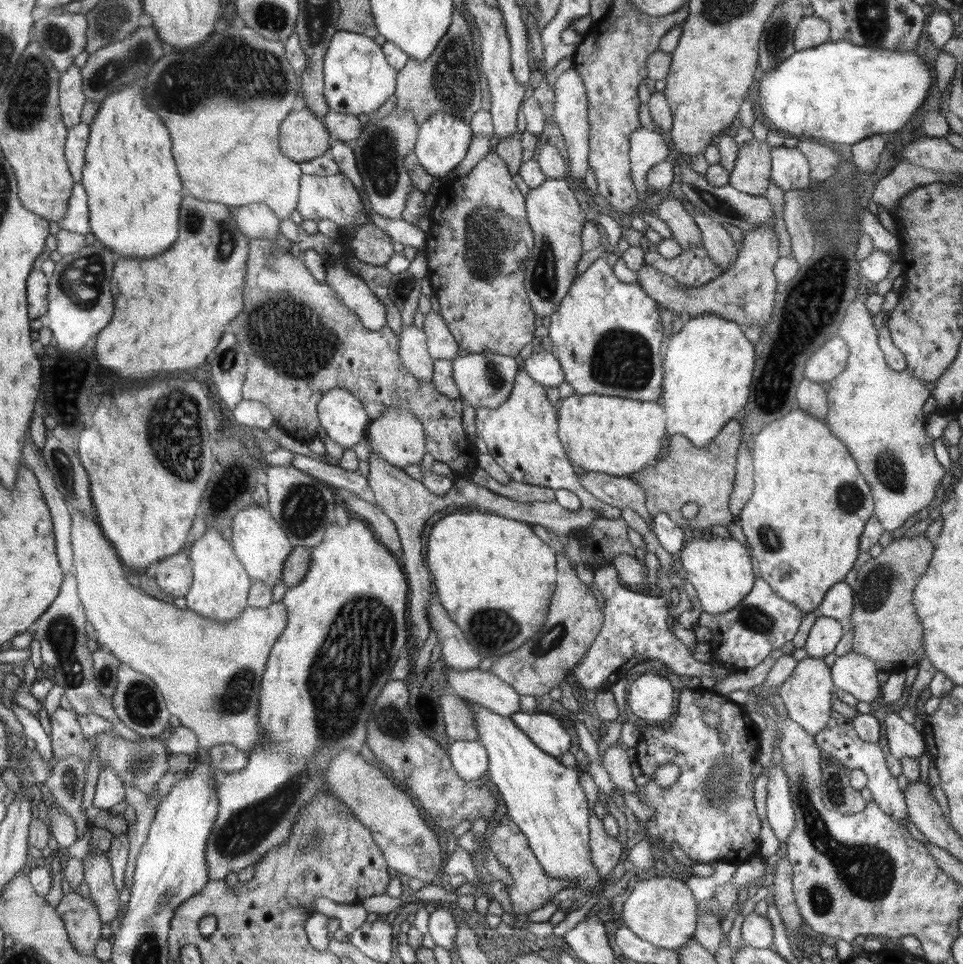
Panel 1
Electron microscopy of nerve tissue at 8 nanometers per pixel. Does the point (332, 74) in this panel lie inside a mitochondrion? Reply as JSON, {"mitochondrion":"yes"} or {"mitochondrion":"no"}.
{"mitochondrion":"no"}

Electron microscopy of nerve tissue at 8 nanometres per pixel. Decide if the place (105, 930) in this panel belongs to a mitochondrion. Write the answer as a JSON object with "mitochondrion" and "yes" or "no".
{"mitochondrion":"no"}

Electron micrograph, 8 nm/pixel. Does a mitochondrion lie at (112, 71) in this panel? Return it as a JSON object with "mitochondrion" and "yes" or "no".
{"mitochondrion":"yes"}

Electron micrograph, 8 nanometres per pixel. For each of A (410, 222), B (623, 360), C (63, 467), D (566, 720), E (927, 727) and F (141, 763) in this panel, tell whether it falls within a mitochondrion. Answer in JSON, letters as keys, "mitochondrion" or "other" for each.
{"A":"other","B":"mitochondrion","C":"mitochondrion","D":"other","E":"other","F":"mitochondrion"}

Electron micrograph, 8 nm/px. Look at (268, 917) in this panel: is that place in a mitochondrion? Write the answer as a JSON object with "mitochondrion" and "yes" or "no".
{"mitochondrion":"no"}

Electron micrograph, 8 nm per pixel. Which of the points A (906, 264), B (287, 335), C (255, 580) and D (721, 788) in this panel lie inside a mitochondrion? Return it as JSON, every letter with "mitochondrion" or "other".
{"A":"other","B":"mitochondrion","C":"other","D":"mitochondrion"}

